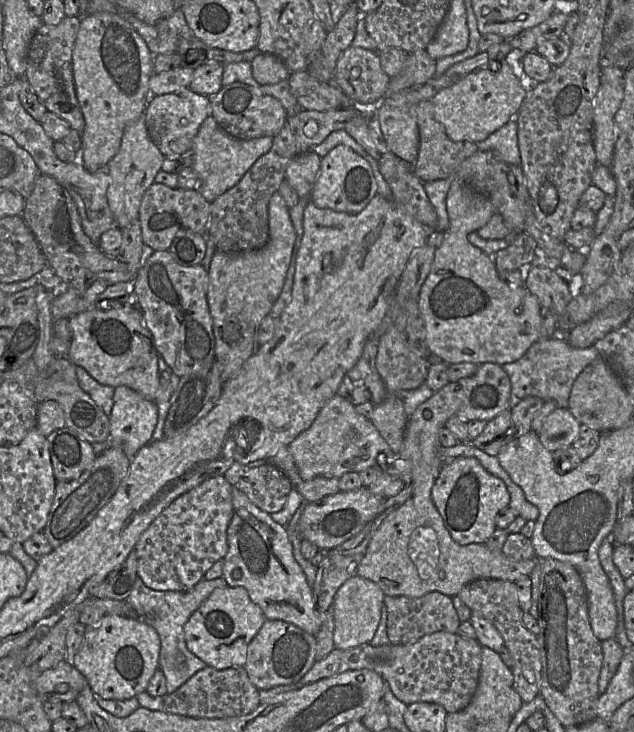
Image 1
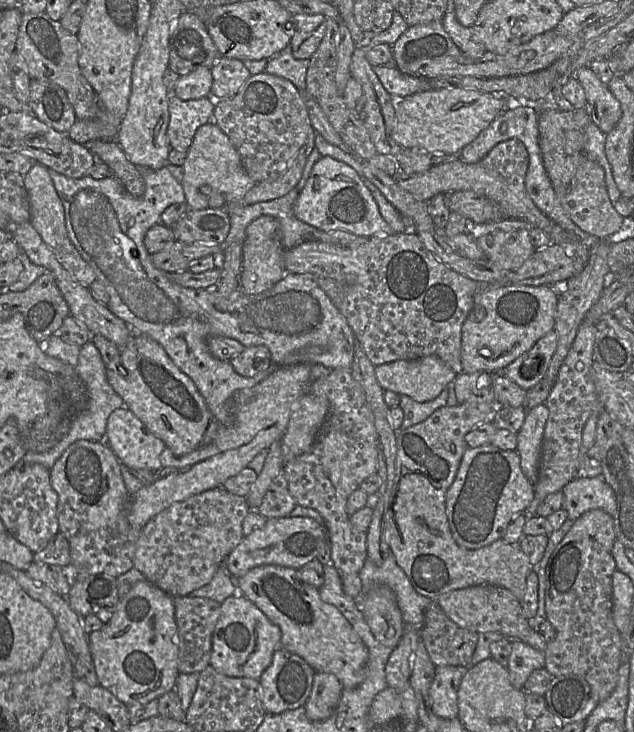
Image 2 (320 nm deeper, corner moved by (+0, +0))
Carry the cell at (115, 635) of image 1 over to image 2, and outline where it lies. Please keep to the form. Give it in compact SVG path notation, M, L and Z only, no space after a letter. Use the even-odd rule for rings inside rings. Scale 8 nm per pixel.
M148 580L138 581L118 601L111 619L88 635L91 657L99 684L124 704L146 704L175 689L178 671L177 624L173 597Z

